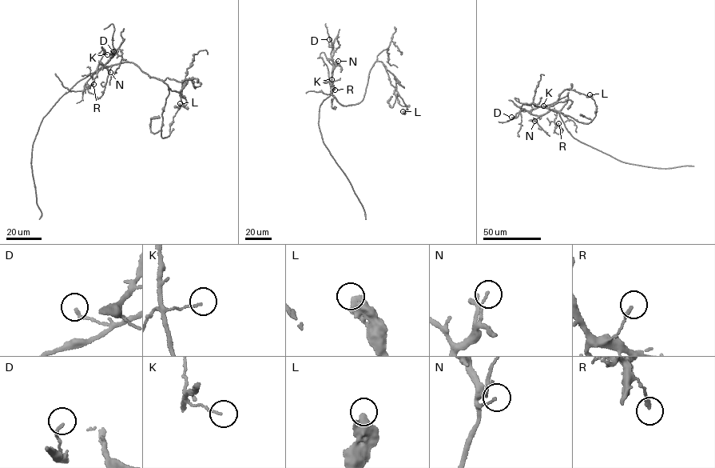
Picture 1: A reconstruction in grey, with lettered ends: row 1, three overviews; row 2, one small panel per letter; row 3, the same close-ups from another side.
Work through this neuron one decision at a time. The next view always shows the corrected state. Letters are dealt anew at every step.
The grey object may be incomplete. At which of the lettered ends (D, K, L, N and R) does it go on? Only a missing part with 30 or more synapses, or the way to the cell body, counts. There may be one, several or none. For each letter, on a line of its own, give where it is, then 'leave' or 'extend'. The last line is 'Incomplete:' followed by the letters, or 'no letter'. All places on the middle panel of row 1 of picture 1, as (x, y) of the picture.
D: place (329, 39); leave
K: place (331, 79); leave
L: place (403, 111); leave
N: place (338, 61); leave
R: place (335, 90); leave
Incomplete: no letter

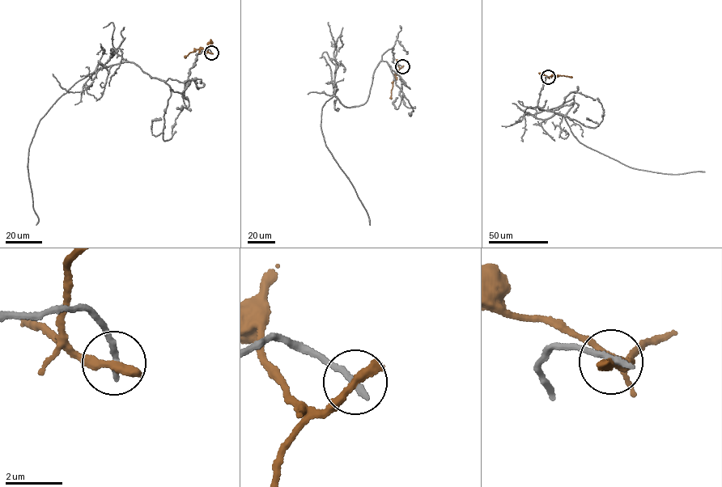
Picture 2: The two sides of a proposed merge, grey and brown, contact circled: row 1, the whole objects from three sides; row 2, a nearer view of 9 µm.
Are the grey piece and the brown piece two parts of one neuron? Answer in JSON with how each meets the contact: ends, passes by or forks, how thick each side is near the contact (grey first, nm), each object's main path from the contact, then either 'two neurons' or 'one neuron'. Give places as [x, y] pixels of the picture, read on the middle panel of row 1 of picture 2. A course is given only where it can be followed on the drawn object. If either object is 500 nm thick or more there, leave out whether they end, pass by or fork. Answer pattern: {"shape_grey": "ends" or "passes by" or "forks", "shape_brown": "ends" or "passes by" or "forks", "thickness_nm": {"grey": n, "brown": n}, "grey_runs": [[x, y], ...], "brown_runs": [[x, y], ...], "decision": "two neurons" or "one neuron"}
{"shape_grey": "ends", "shape_brown": "ends", "thickness_nm": {"grey": 280, "brown": 400}, "grey_runs": [[402, 66], [389, 48], [364, 103], [345, 106], [334, 95], [321, 110], [325, 145], [370, 225]], "brown_runs": [[402, 66], [392, 82], [391, 99]], "decision": "two neurons"}

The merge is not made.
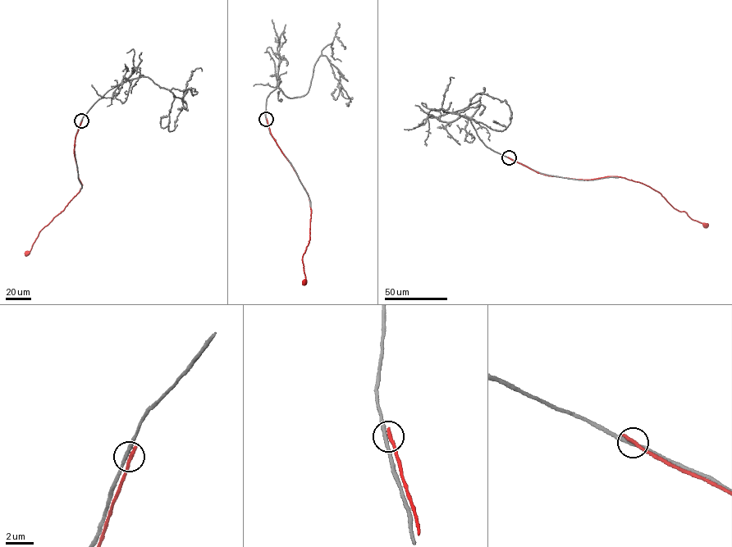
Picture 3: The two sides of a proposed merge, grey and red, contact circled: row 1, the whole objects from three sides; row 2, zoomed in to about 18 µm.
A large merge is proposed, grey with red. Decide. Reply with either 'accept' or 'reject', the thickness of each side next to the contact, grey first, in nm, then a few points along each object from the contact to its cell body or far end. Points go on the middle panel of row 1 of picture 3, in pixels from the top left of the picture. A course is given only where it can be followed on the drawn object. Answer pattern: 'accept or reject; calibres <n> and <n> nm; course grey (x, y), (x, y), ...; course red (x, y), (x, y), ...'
reject; calibres 240 and 320 nm; course grey (266, 119), (270, 93), (278, 88), (289, 98), (306, 94), (321, 56), (330, 61), (349, 100), (346, 103); course red (266, 119), (271, 134), (308, 197), (311, 211), (310, 238), (302, 257), (305, 276), (304, 282)

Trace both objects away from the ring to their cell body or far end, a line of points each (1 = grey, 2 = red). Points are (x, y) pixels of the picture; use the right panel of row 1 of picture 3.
1: (509, 157), (486, 146), (473, 125), (470, 118), (480, 97), (452, 112), (503, 130), (511, 118), (504, 99)
2: (509, 157), (549, 175), (584, 180), (615, 176), (640, 182), (661, 193), (674, 209), (706, 225)

